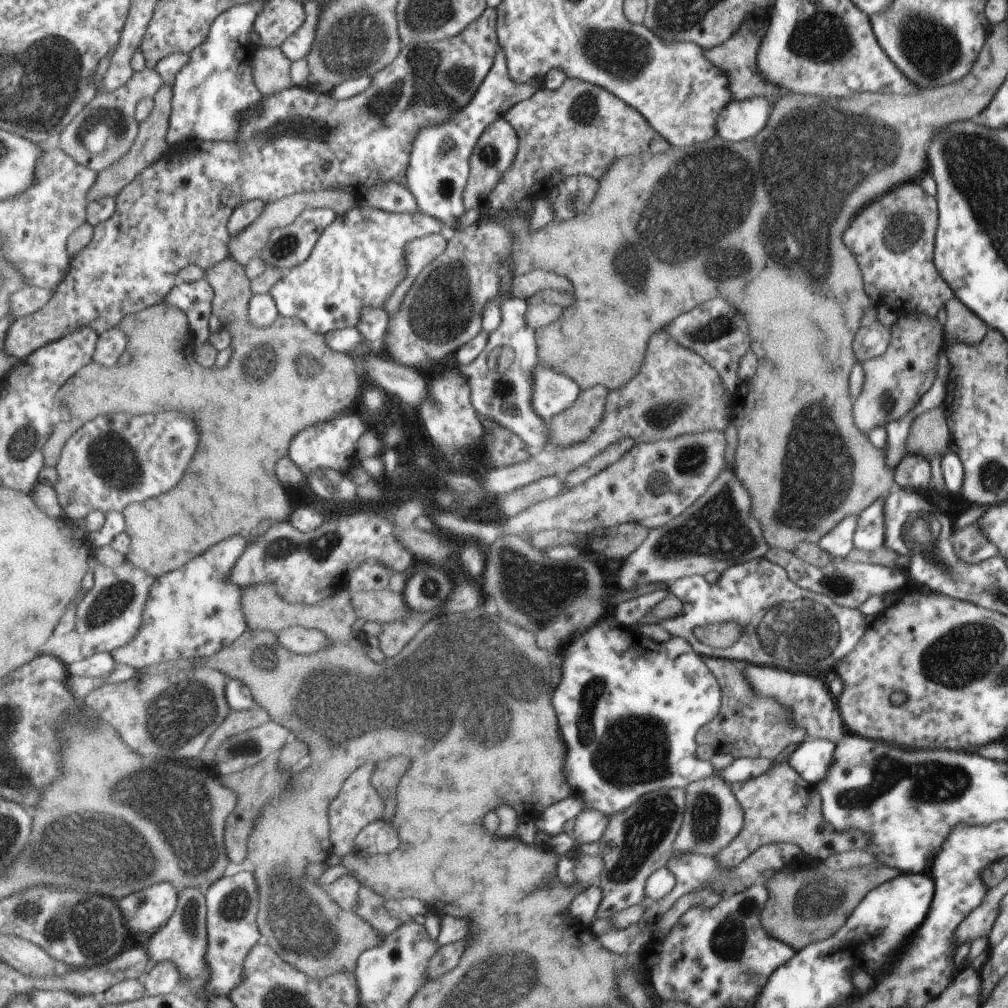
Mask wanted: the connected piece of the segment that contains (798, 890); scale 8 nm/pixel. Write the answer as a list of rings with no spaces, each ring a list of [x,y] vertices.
[[[825,862],[805,864],[805,868],[798,870],[781,868],[769,880],[760,880],[770,895],[759,922],[777,940],[784,941],[797,951],[802,950],[810,943],[829,940],[829,936],[837,935],[869,892],[901,874],[900,869],[879,863],[849,871],[837,871],[829,868]]]

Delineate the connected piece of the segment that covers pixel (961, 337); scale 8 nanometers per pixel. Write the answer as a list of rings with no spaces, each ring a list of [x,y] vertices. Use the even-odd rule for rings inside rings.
[[[954,296],[946,305],[945,339],[964,341],[965,344],[977,344],[989,329],[979,316],[971,313]]]

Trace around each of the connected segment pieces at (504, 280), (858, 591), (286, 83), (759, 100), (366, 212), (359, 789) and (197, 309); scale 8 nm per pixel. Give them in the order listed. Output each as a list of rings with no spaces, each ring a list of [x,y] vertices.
[[[503,260],[501,262],[501,283],[500,283],[500,297],[503,298],[501,302],[500,312],[502,322],[497,332],[490,334],[490,340],[487,344],[487,348],[483,350],[482,354],[479,354],[479,358],[469,364],[469,366],[463,366],[463,364],[457,365],[459,374],[463,376],[463,380],[467,382],[469,390],[471,390],[471,404],[477,411],[477,414],[481,416],[487,416],[491,418],[493,422],[497,422],[499,426],[515,432],[521,440],[525,440],[525,444],[529,444],[529,447],[536,450],[550,450],[556,448],[571,448],[577,446],[577,444],[584,443],[589,436],[599,426],[601,420],[604,419],[605,410],[607,408],[609,388],[604,385],[594,385],[586,390],[581,390],[581,395],[577,398],[576,404],[565,410],[561,416],[555,416],[550,422],[547,422],[535,412],[535,408],[531,406],[533,404],[533,390],[535,390],[535,370],[537,370],[537,362],[539,362],[539,356],[537,356],[537,340],[535,340],[535,328],[527,322],[527,312],[529,310],[529,302],[525,299],[515,296],[513,294],[513,279],[516,277],[516,268],[513,268],[513,260]]]
[[[771,547],[765,552],[764,558],[773,562],[773,564],[779,564],[785,570],[789,581],[797,588],[827,596],[835,601],[837,605],[845,608],[857,609],[871,596],[883,597],[902,589],[908,589],[908,581],[903,576],[905,571],[901,568],[849,561],[845,560],[845,557],[834,558],[825,566],[817,567],[799,560],[795,554],[789,551]]]
[[[280,47],[255,48],[253,54],[253,73],[263,97],[281,94],[283,90],[295,87],[293,76],[289,76],[293,62]]]
[[[755,96],[748,100],[731,100],[717,116],[717,135],[729,142],[739,142],[755,136],[771,114],[773,98]]]
[[[356,206],[343,216],[337,215],[332,227],[321,236],[320,243],[316,245],[312,256],[288,272],[280,282],[271,288],[271,296],[277,304],[281,316],[287,319],[298,318],[309,324],[310,331],[325,335],[330,331],[357,327],[365,316],[367,308],[385,308],[385,302],[397,286],[407,276],[407,260],[405,260],[405,246],[411,240],[421,236],[446,232],[445,224],[441,220],[424,214],[391,213],[377,208]]]
[[[367,762],[363,764],[357,772],[353,772],[343,790],[333,803],[329,810],[329,820],[331,820],[331,843],[333,844],[333,853],[340,857],[347,854],[353,854],[355,848],[355,838],[359,837],[359,832],[376,821],[384,821],[385,802],[376,793],[372,784],[372,775],[376,770],[376,762]]]
[[[207,278],[179,284],[172,288],[164,303],[184,311],[189,318],[191,331],[196,346],[208,343],[212,336],[209,330],[209,318],[213,315],[213,304],[216,302],[216,289]]]

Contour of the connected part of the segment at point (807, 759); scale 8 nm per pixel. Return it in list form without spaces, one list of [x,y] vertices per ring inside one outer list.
[[[805,740],[789,754],[787,762],[808,784],[816,785],[829,774],[836,748],[836,743],[831,740]]]

